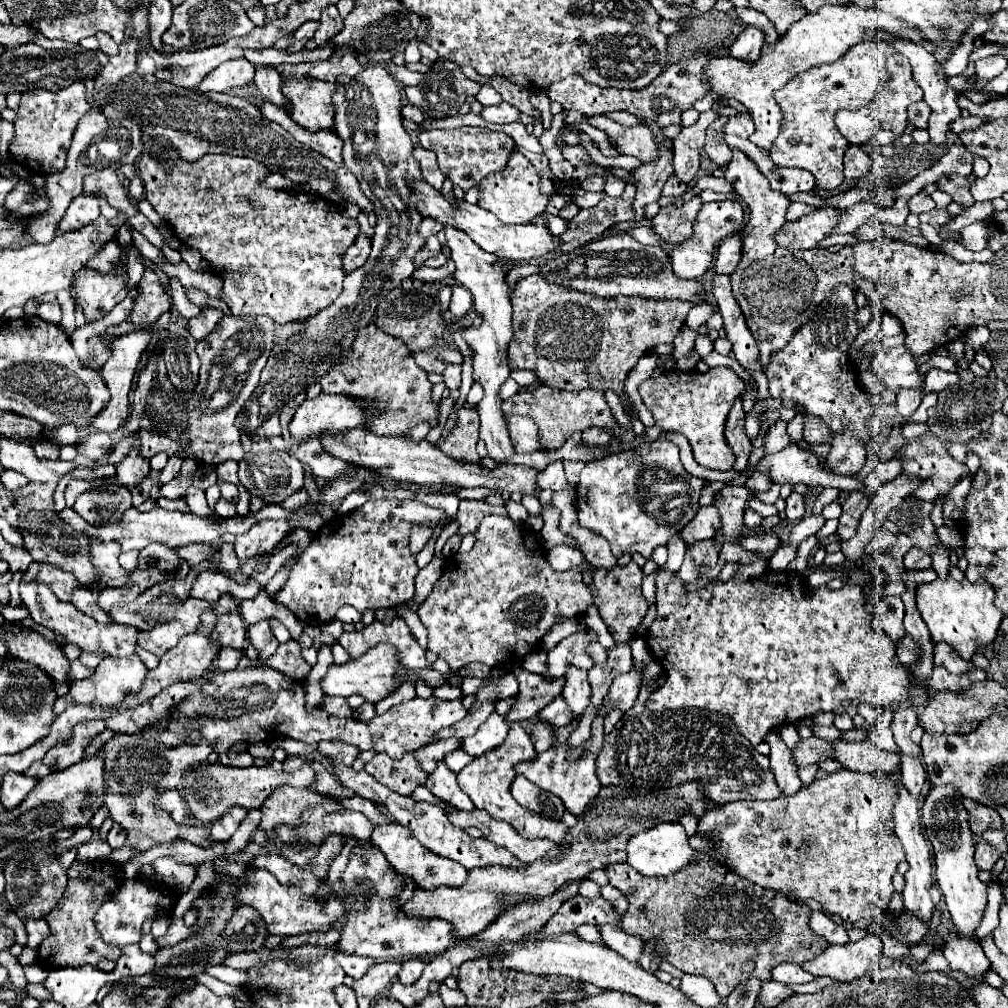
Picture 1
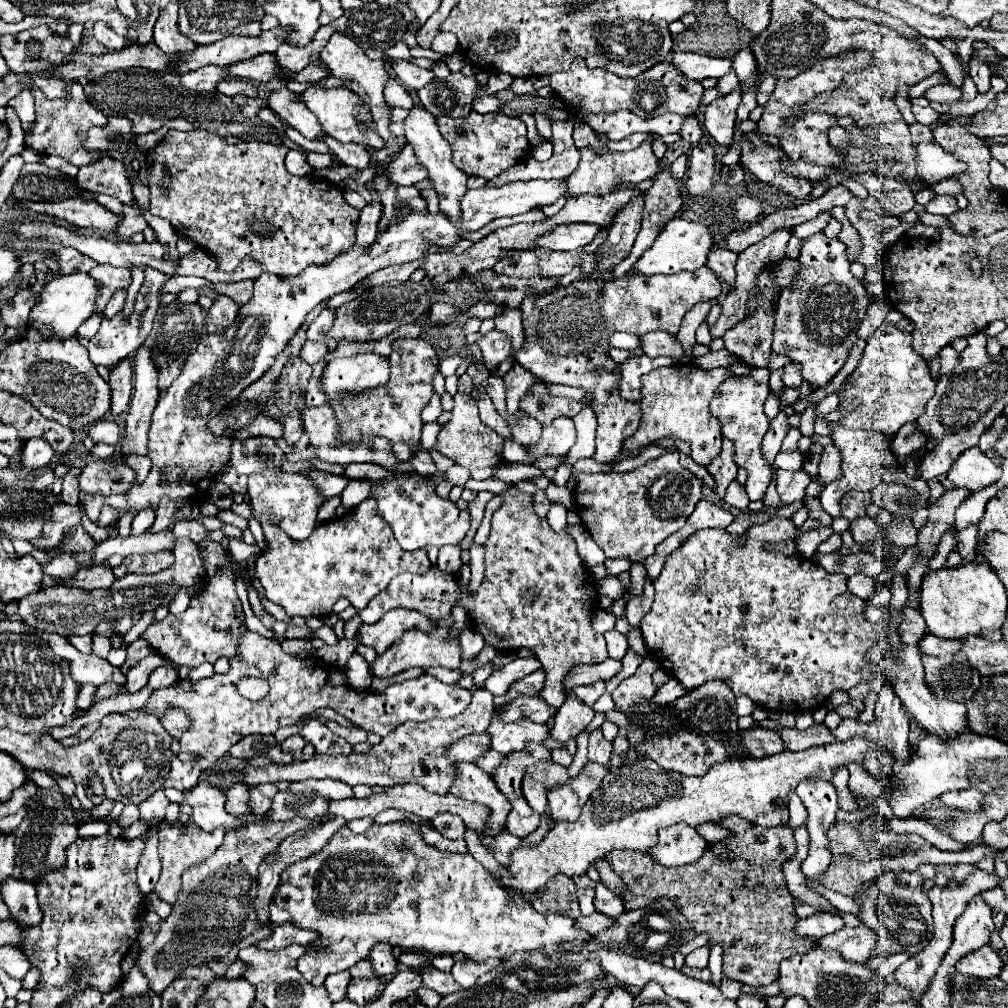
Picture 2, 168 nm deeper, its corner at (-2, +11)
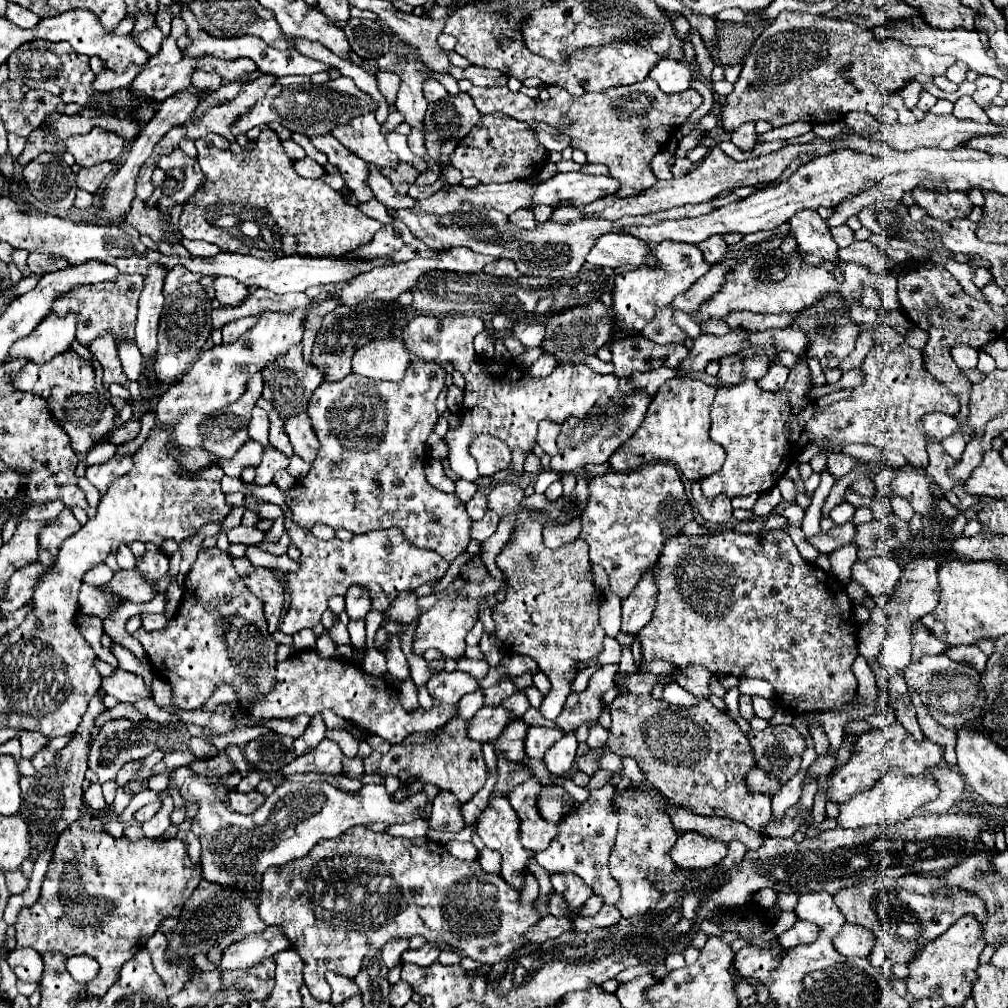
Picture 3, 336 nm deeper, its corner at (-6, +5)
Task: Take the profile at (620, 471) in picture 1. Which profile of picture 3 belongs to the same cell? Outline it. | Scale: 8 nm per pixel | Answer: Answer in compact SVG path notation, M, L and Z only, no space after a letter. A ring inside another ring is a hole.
M667 462L649 464L629 472L593 476L589 478L587 488L589 500L583 510L581 538L589 544L591 562L605 568L611 590L625 600L643 572L657 562L663 544L681 534L685 524L693 520L691 502L677 468Z

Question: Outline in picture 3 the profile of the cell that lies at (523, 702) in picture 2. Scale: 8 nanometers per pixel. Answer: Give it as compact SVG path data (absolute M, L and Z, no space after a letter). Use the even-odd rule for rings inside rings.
M483 706L473 718L471 718L471 726L469 726L469 734L475 740L481 742L491 742L491 738L497 738L503 728L511 722L521 720L519 716L515 716L513 712L509 712L505 706Z

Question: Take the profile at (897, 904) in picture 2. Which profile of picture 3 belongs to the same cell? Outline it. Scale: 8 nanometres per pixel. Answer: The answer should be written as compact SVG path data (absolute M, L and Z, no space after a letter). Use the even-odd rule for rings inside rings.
M907 874L897 880L867 878L847 890L837 892L835 904L849 924L861 924L875 934L877 950L871 952L869 960L877 968L883 968L889 964L889 960L891 964L913 962L917 954L937 936L947 932L959 916L975 914L981 922L987 918L985 902L977 894L951 888L941 874Z

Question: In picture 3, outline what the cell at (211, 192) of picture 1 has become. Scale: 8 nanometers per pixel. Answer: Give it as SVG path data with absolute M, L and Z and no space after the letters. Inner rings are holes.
M271 128L259 134L255 150L243 154L233 154L229 142L219 134L207 134L195 140L195 146L197 162L201 164L205 178L195 194L183 204L183 212L179 216L181 234L189 240L205 240L217 244L223 252L247 254L261 260L275 260L281 254L299 252L305 252L305 256L329 258L347 254L347 250L351 252L355 250L355 246L369 242L383 226L381 222L361 214L355 206L347 204L343 194L327 186L323 180L305 180L297 176L297 172L293 170L293 162L285 154L277 132Z

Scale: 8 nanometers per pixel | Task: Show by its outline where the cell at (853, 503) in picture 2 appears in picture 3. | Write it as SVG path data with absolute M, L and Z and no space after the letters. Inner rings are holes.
M843 502L843 504L839 504L839 506L833 508L831 520L835 524L845 524L845 522L849 522L853 518L853 514L855 514L855 506L851 506L849 502Z

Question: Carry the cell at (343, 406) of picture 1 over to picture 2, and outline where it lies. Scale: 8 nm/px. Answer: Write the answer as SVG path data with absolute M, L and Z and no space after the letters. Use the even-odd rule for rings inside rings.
M375 352L357 354L353 358L331 360L323 372L321 388L329 400L339 400L341 390L367 390L385 386L389 380L389 358Z

